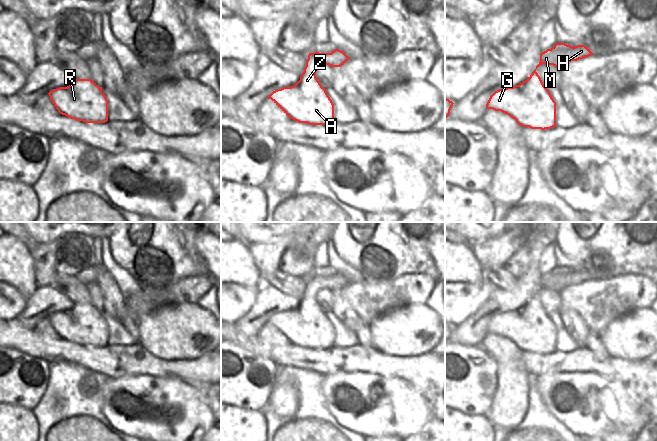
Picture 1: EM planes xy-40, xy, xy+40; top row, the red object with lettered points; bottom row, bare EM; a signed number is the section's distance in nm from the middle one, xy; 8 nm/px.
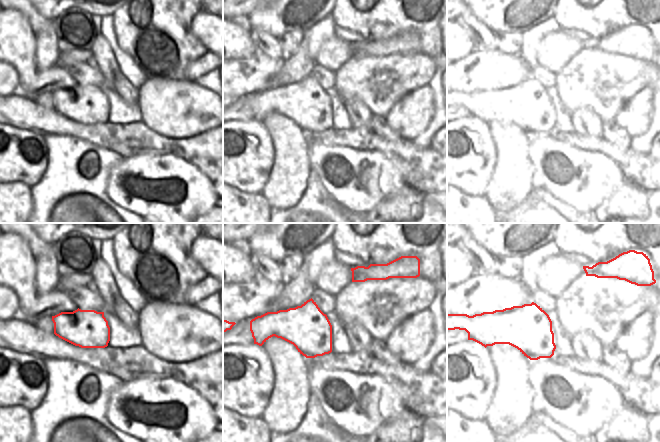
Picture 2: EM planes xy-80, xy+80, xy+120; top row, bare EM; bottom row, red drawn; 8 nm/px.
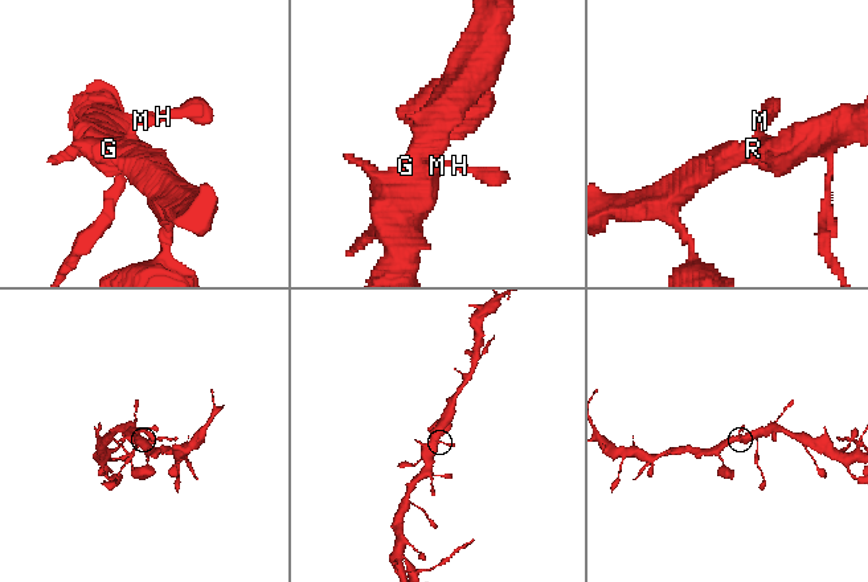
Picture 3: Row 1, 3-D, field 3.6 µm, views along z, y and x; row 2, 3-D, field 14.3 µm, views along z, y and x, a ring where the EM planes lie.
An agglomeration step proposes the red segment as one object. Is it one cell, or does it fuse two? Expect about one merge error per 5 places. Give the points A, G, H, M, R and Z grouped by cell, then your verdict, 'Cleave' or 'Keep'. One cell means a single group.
Groups: A G H M R Z. Keep

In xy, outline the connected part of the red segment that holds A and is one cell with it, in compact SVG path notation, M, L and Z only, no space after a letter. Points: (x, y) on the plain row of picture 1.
M339 273L331 277L309 277L300 304L291 311L273 315L271 323L290 343L309 349L334 347L334 328L316 302L319 289L340 291L350 282Z

